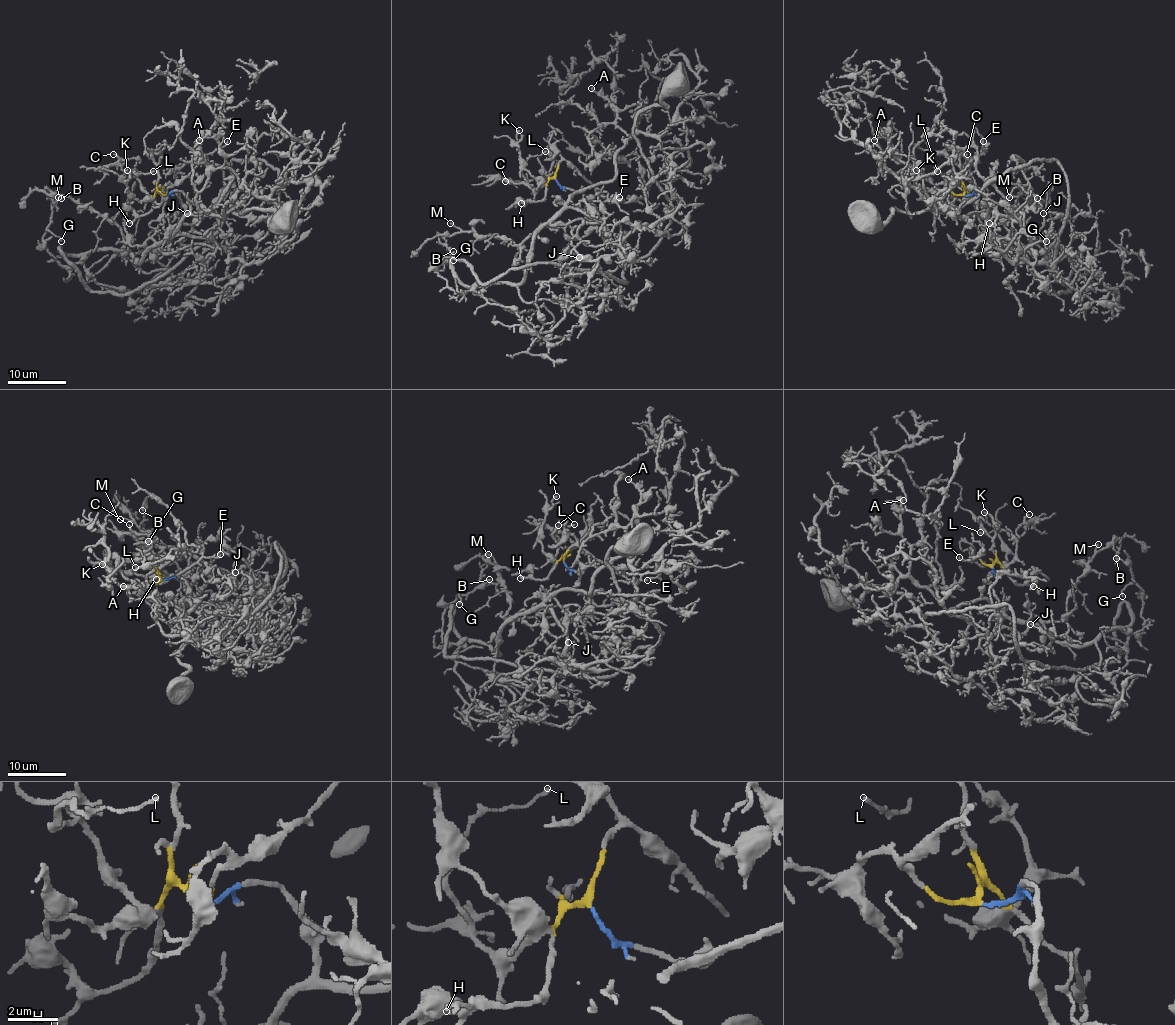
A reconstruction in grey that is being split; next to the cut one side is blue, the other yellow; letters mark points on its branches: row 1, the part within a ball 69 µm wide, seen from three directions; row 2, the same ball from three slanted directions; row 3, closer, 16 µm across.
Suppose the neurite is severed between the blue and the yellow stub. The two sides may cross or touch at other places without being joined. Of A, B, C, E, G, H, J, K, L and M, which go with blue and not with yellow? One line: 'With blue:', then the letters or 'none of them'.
With blue: A, B, G, J, M

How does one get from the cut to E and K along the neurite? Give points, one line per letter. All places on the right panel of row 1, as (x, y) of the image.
E: (963, 196), (956, 196), (946, 185), (981, 155), (982, 140)
K: (963, 196), (965, 191), (969, 194), (958, 200), (947, 196), (917, 169)

